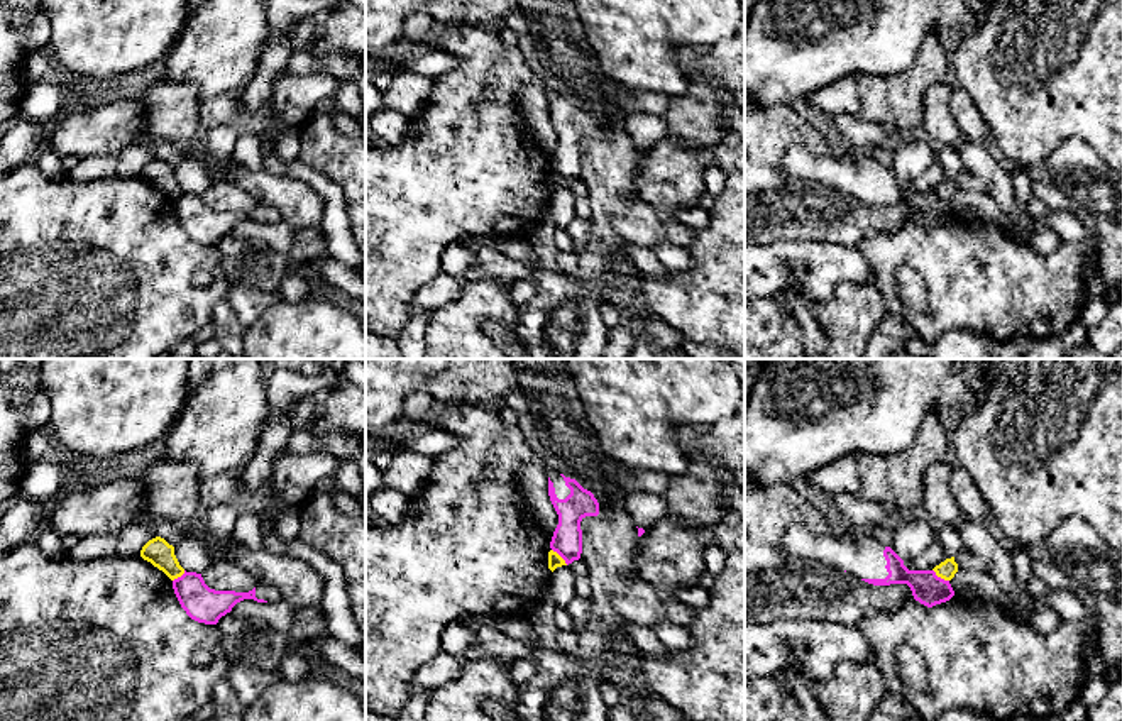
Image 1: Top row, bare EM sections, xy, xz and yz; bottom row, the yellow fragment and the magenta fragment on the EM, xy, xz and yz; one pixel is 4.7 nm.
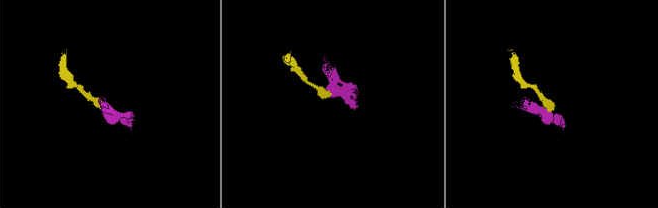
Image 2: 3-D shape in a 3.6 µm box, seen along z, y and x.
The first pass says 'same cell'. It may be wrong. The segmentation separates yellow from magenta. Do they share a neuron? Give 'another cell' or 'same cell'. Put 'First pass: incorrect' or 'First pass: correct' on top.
First pass: incorrect
another cell

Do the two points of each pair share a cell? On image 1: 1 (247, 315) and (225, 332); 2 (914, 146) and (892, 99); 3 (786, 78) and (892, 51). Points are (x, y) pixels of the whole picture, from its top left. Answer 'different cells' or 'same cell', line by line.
1: different cells
2: different cells
3: same cell

